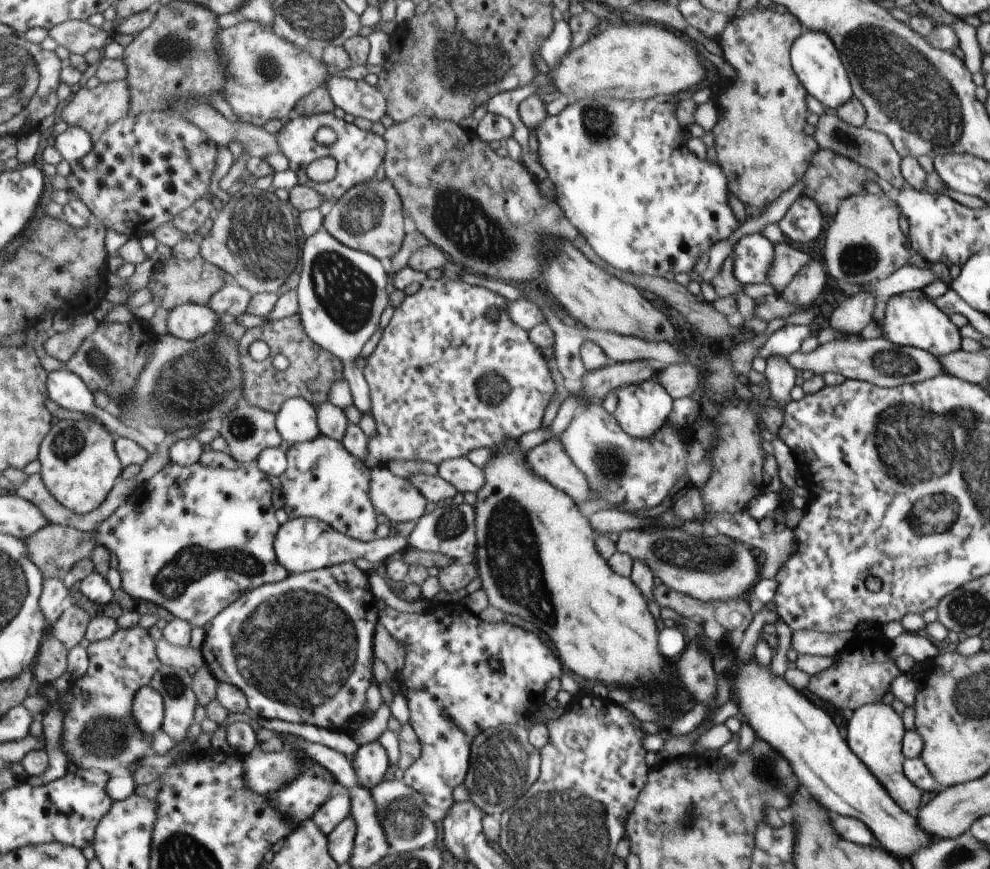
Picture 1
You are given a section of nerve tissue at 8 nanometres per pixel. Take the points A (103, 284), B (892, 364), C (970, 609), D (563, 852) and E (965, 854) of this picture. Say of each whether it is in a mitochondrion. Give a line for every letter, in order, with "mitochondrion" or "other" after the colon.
A: other
B: mitochondrion
C: mitochondrion
D: mitochondrion
E: mitochondrion

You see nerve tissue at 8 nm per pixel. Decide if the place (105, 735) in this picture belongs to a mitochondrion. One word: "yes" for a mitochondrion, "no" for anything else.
yes

